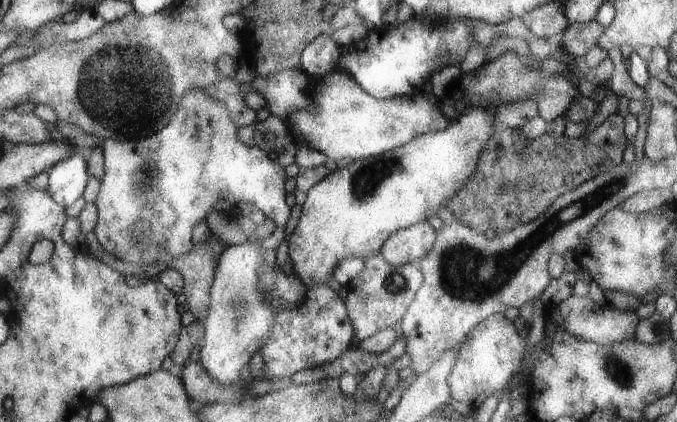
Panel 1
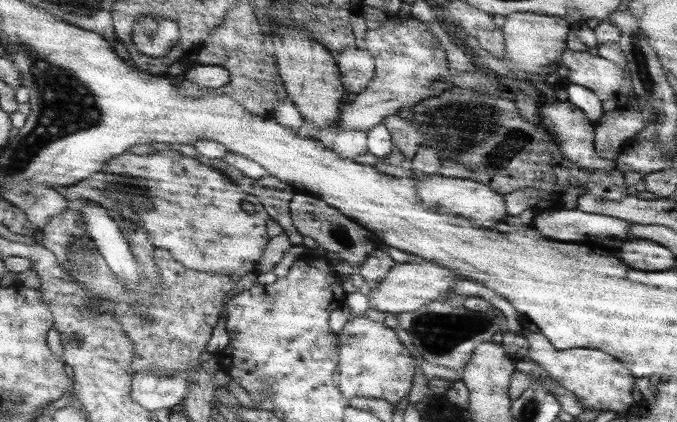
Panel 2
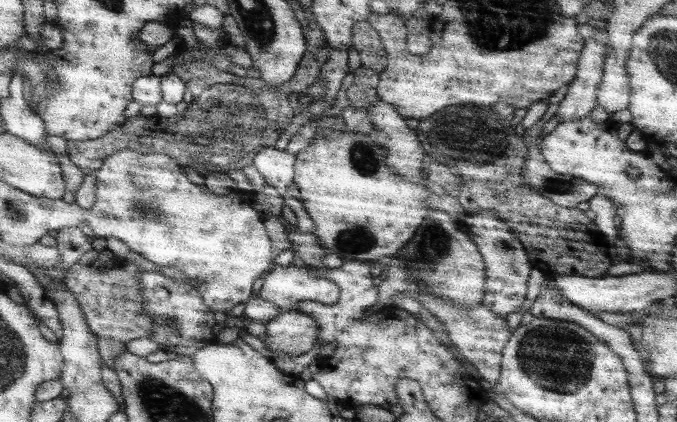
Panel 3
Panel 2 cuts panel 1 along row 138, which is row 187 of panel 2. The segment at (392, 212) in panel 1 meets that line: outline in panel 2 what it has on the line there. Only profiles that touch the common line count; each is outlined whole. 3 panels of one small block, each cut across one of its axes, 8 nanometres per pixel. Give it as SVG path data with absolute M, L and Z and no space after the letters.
M429 174L429 178L425 178L425 176L415 178L413 176L413 184L415 184L415 190L419 192L419 198L425 204L431 204L433 208L439 208L445 214L465 218L471 224L479 224L479 226L489 228L489 226L493 226L493 220L497 222L505 216L503 196L478 181L467 178L441 178L437 174Z

